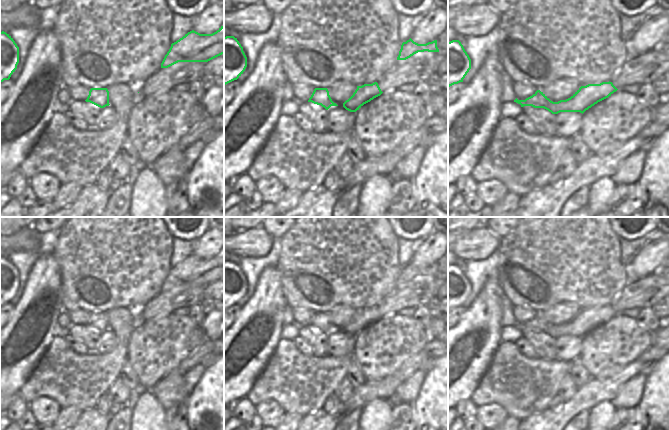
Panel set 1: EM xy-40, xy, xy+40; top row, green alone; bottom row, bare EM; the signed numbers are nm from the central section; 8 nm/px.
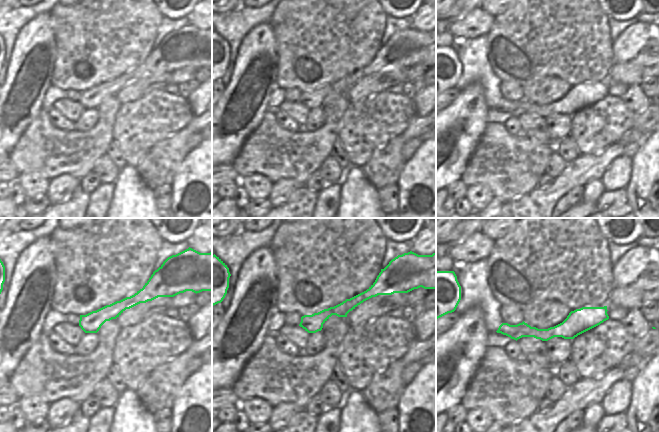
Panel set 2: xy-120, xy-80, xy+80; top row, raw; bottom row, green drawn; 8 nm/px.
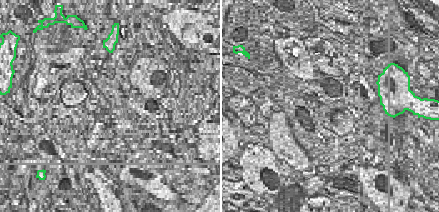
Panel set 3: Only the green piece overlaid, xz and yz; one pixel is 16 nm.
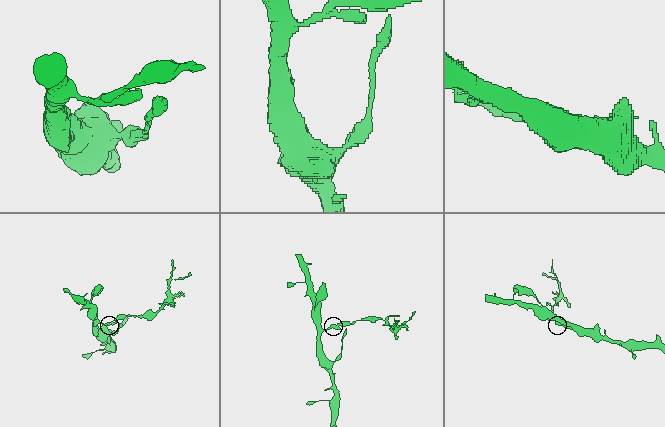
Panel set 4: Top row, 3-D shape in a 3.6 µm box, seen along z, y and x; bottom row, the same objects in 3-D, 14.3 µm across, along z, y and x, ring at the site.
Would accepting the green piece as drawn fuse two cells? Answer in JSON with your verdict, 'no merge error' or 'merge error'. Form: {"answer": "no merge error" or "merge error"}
{"answer": "merge error"}

